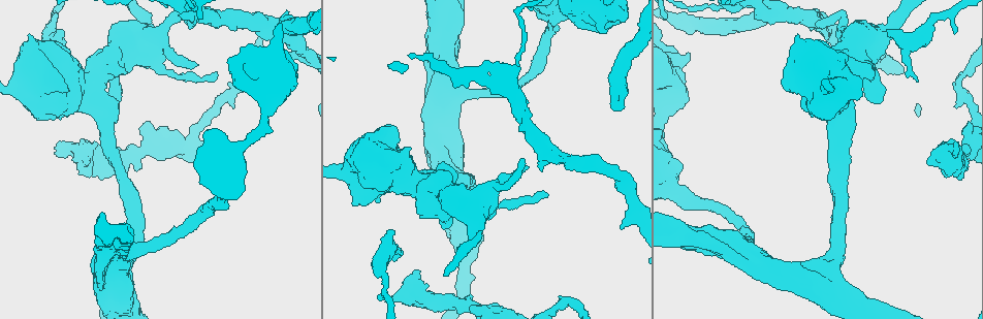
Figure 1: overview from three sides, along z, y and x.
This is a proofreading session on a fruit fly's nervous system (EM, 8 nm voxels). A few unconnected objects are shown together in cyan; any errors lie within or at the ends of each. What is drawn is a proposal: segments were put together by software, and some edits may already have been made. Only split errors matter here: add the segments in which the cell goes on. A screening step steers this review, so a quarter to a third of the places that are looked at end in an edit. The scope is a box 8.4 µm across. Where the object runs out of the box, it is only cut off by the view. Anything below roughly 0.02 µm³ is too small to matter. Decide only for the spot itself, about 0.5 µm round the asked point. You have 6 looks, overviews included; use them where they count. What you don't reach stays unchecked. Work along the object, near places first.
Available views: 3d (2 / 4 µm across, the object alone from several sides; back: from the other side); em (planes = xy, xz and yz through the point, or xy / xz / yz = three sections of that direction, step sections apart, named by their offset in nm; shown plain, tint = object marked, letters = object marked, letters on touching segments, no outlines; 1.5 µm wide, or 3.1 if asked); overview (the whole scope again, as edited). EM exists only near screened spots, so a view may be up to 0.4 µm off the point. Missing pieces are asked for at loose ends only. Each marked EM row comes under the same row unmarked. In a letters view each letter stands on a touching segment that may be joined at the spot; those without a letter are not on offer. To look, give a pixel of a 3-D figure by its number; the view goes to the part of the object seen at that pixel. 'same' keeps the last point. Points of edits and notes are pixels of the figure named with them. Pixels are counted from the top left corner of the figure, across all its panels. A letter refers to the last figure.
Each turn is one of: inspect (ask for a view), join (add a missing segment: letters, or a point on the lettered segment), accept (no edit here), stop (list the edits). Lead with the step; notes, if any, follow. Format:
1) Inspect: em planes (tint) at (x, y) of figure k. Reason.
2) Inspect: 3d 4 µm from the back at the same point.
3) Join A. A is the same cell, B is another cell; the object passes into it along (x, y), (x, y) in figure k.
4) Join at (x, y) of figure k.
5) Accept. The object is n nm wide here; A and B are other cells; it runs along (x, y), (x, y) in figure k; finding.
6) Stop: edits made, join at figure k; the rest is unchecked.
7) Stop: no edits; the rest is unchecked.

Inspect: em yz step 8 (letters) at (621, 108) of figure 1. Stops while still wide.

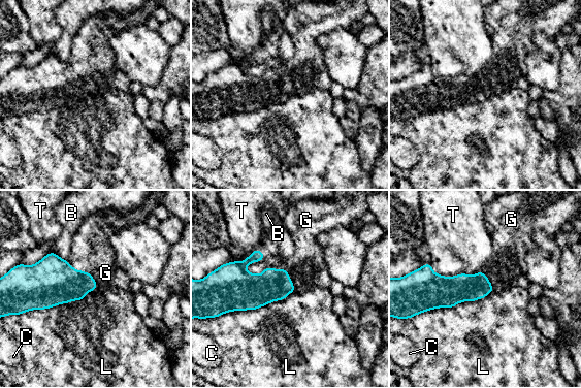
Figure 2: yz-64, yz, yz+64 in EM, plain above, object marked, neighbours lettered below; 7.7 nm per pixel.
Join G. The longest contact is with L, 600 nm; G is the same cell, B, C, L and T are other cells; it goes on there.

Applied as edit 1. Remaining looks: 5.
Inspect: 3d 2 µm at (57, 154) of figure 1. An open end.

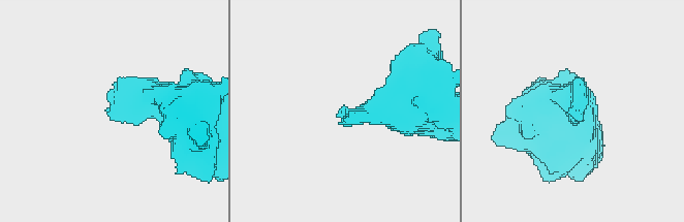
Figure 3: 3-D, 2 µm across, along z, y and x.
Inspect: em planes (letters) at (570, 111) of figure 3. Shape alone is not enough.

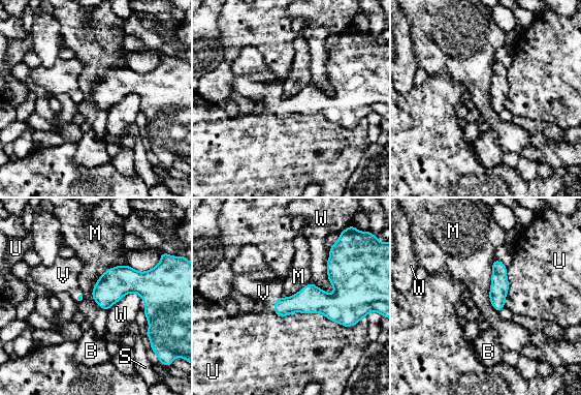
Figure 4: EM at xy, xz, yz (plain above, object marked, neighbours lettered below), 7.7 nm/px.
Join V. V is the same cell, B, M, S, U and W are other cells; the object passes into it along (307, 300), (275, 303), (263, 293) in figure 4; the cell continues.

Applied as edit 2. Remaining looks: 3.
Stop: edits made, join at figure 2, join at figure 4; the rest is unchecked.

